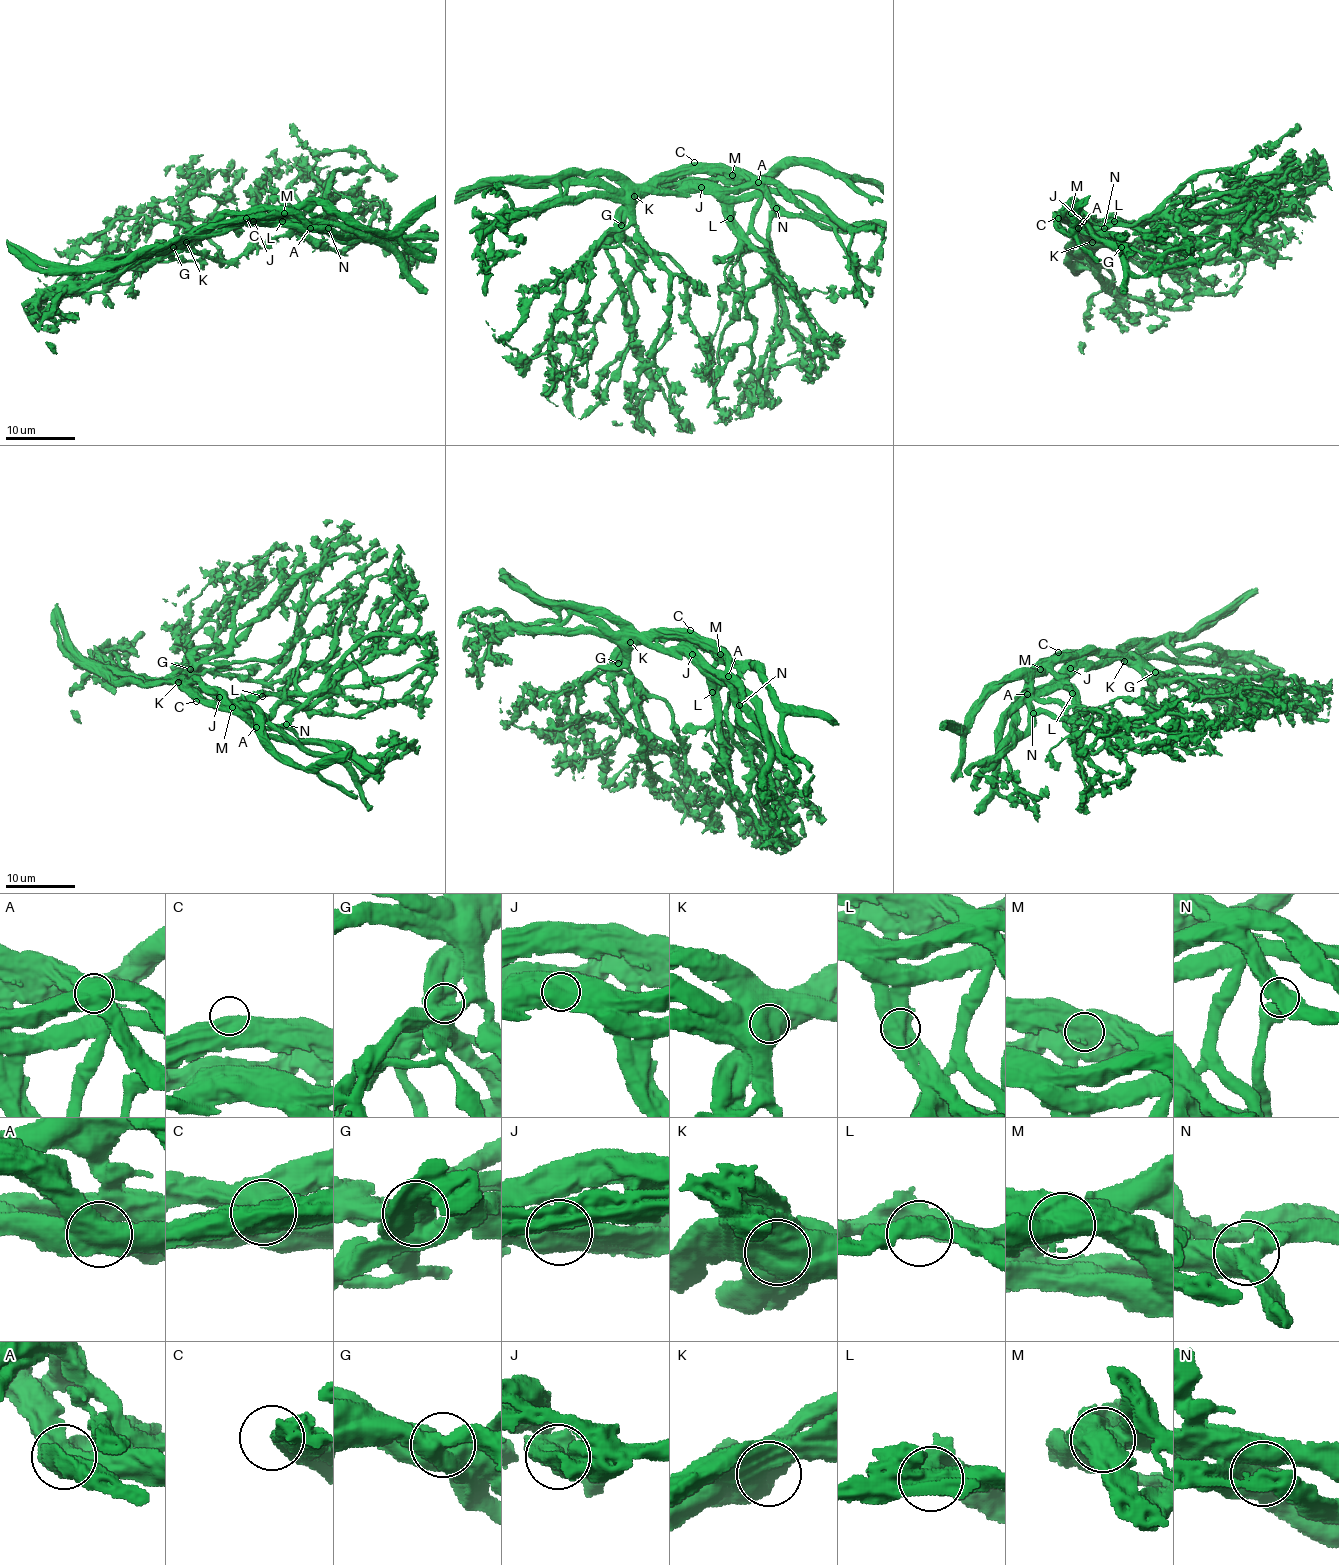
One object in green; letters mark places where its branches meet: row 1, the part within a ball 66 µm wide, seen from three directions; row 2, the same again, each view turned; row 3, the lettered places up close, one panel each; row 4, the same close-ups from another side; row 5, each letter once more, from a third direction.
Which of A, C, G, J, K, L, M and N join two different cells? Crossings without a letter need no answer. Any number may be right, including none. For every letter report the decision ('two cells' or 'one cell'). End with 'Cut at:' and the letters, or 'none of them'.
A: two cells
C: one cell
G: two cells
J: two cells
K: two cells
L: two cells
M: two cells
N: one cell
Cut at: A, G, J, K, L, M

